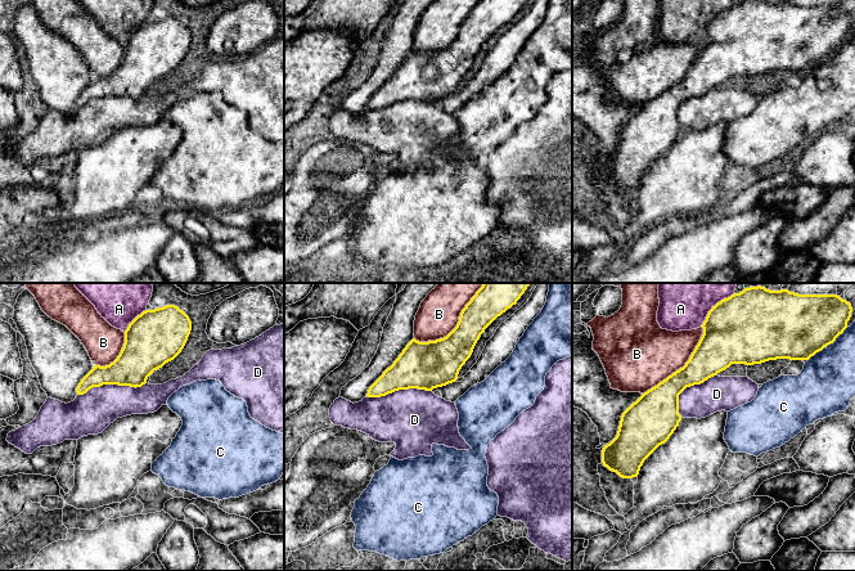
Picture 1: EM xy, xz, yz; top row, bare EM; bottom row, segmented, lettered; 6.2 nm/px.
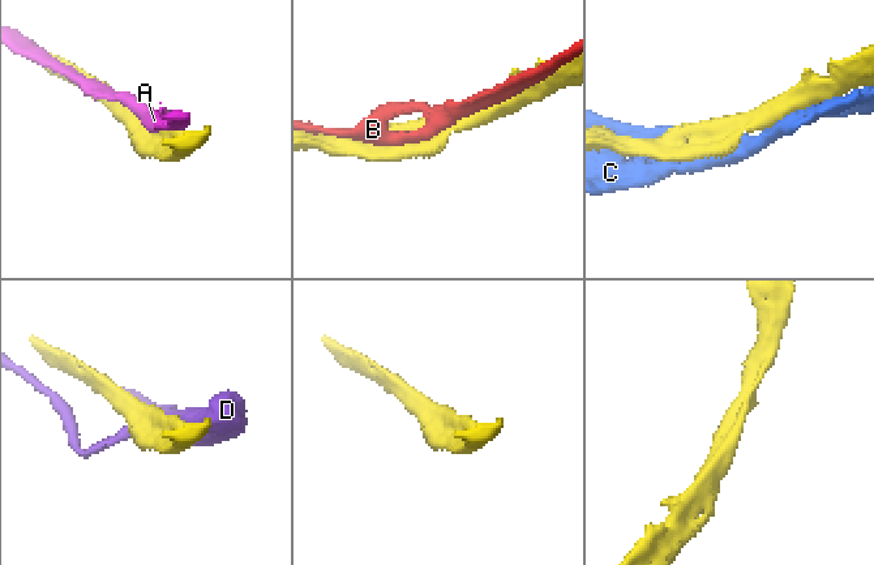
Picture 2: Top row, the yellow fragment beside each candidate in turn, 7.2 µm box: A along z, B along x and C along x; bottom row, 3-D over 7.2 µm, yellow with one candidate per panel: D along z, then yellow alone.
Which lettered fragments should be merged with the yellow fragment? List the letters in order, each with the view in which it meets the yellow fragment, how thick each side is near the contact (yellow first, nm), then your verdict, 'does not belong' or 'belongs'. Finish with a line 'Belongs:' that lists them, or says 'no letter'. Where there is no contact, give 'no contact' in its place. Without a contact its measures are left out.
A: yz | 440/280 nm | does not belong
B: yz | 260/380 nm | does not belong
C: yz | 400/360 nm | does not belong
D: xy | 240/260 nm | does not belong
Belongs: no letter

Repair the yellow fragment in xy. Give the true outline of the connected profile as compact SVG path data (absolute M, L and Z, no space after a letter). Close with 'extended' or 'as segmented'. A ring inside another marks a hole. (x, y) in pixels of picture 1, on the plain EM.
M175 17L143 23L125 42L125 55L117 71L105 78L94 77L78 95L77 107L84 107L90 100L103 96L141 99L154 82L162 80L181 64L190 42L192 33L189 28Z; as segmented

